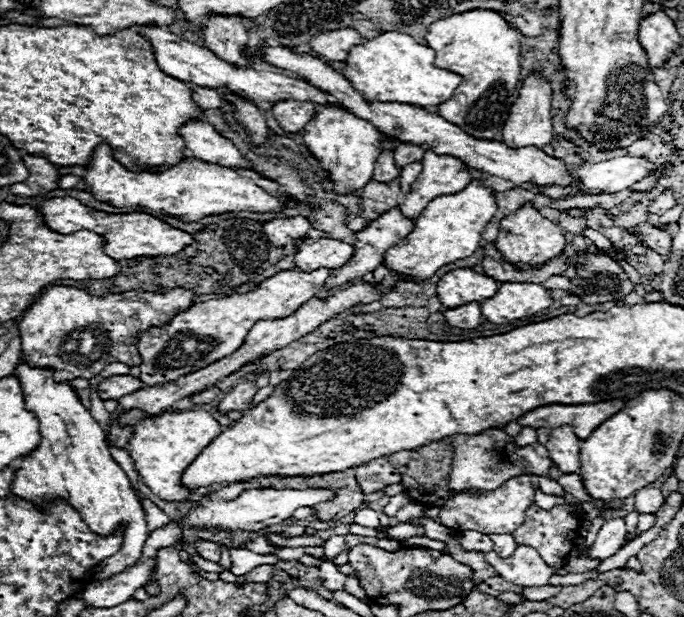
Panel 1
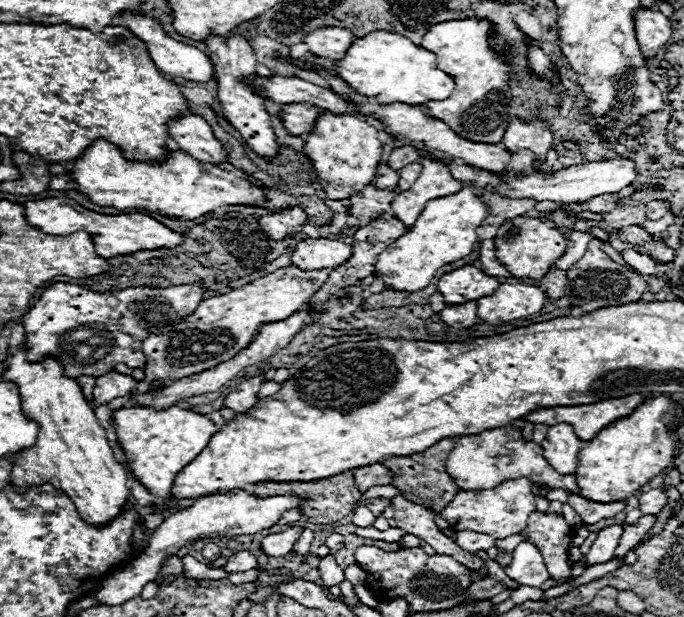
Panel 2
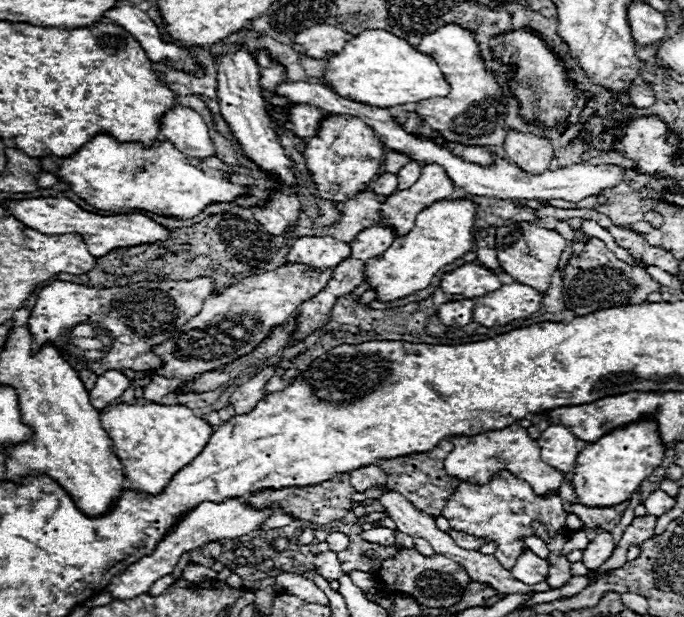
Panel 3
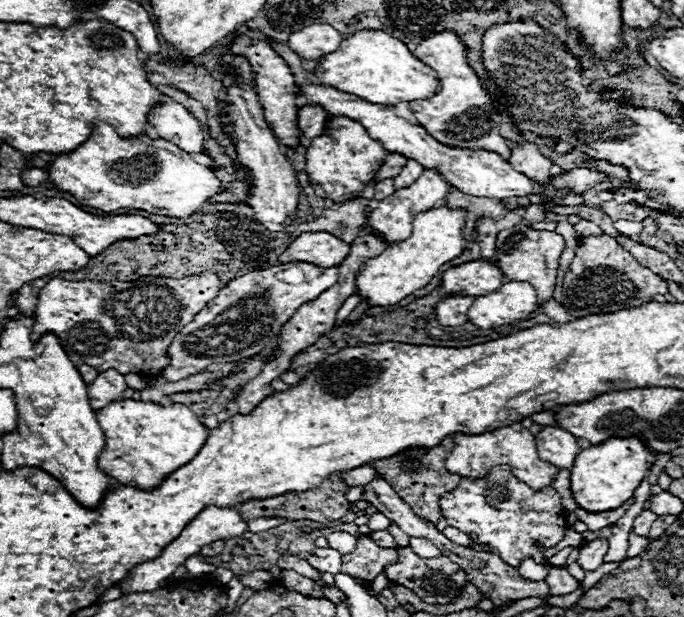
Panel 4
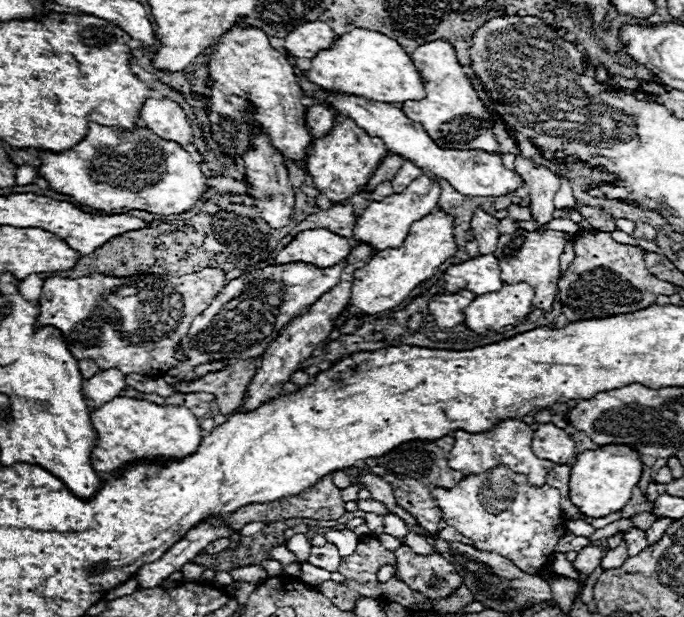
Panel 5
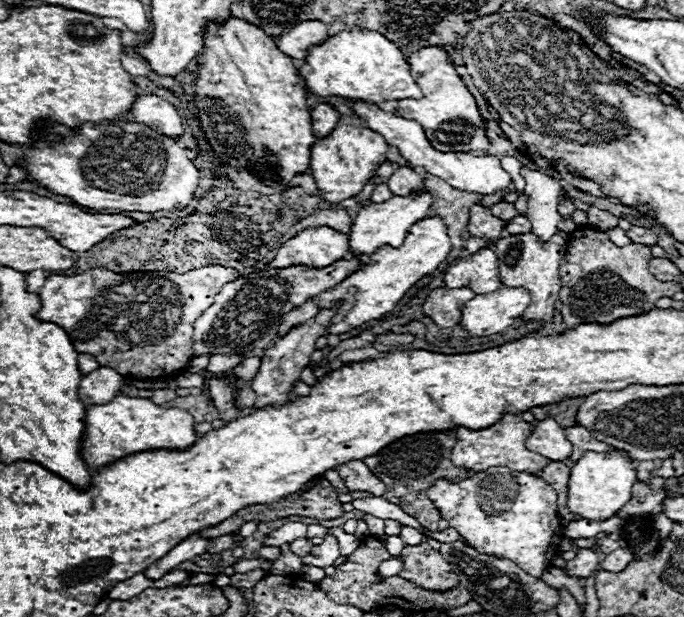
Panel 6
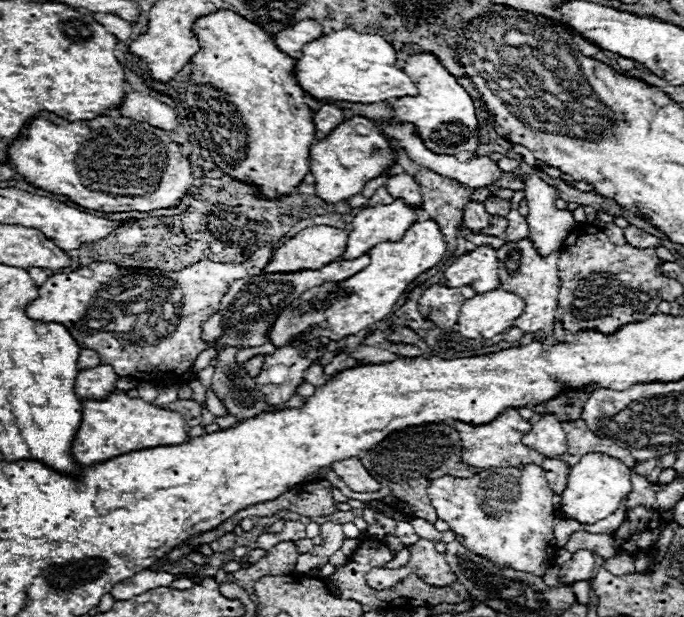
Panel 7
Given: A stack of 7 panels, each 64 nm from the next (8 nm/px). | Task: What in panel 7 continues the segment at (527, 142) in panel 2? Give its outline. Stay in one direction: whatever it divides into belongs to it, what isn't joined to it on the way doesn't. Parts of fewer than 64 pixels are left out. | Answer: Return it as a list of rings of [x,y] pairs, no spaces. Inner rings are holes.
[[[528,176],[526,182],[526,202],[528,202],[528,238],[542,256],[560,252],[568,234],[578,226],[572,212],[558,210],[554,206],[556,188],[542,182],[538,176]]]

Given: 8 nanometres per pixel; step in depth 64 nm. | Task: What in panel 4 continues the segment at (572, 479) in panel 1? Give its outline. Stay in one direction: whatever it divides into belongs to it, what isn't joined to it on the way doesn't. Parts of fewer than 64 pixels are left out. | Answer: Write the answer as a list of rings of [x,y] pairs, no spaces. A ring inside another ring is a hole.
[[[520,422],[484,434],[454,434],[452,438],[454,450],[446,458],[446,470],[450,470],[452,474],[460,474],[462,478],[482,478],[484,474],[490,472],[492,466],[508,464],[512,466],[512,474],[516,478],[520,478],[534,490],[542,490],[544,486],[550,486],[554,474],[558,472],[556,466],[538,458],[534,436]]]

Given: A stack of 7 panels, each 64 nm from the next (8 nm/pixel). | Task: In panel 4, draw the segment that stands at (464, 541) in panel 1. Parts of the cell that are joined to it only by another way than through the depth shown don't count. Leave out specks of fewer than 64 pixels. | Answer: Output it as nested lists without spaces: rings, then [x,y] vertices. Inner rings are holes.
[[[452,526],[444,528],[442,532],[444,532],[444,534],[446,534],[446,536],[448,536],[448,538],[450,538],[450,540],[452,540],[452,542],[456,544],[462,544],[462,546],[466,547],[472,547],[472,545],[474,544],[474,541],[470,540],[470,538],[468,538],[468,536],[464,534],[464,532],[460,532],[460,530],[452,528]]]

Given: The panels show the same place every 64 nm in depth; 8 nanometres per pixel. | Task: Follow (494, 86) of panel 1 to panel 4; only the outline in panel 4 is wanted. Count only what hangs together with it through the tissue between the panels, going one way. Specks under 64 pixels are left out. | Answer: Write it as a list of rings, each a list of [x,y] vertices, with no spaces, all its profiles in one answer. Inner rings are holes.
[[[440,32],[426,38],[414,50],[414,56],[422,58],[422,62],[426,62],[426,66],[430,66],[440,80],[440,90],[438,94],[434,94],[434,98],[410,102],[414,118],[430,132],[432,138],[438,138],[438,142],[442,142],[444,146],[498,150],[498,154],[502,154],[502,158],[506,158],[508,162],[512,152],[506,146],[504,138],[500,136],[502,114],[494,106],[494,100],[488,96],[488,92],[480,86],[480,80],[474,74],[474,70],[470,70],[464,46],[456,38],[456,34]]]

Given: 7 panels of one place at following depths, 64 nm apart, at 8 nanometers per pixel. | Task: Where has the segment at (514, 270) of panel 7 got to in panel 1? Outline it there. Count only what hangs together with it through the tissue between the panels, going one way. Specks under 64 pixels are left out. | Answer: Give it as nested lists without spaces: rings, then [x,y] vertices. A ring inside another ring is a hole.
[[[526,204],[522,210],[506,216],[498,224],[498,238],[494,244],[496,250],[502,254],[502,258],[510,262],[514,268],[518,268],[518,264],[530,264],[532,268],[542,268],[546,262],[550,262],[552,258],[564,252],[566,238],[556,222],[540,216],[540,212],[532,208],[532,204]]]

